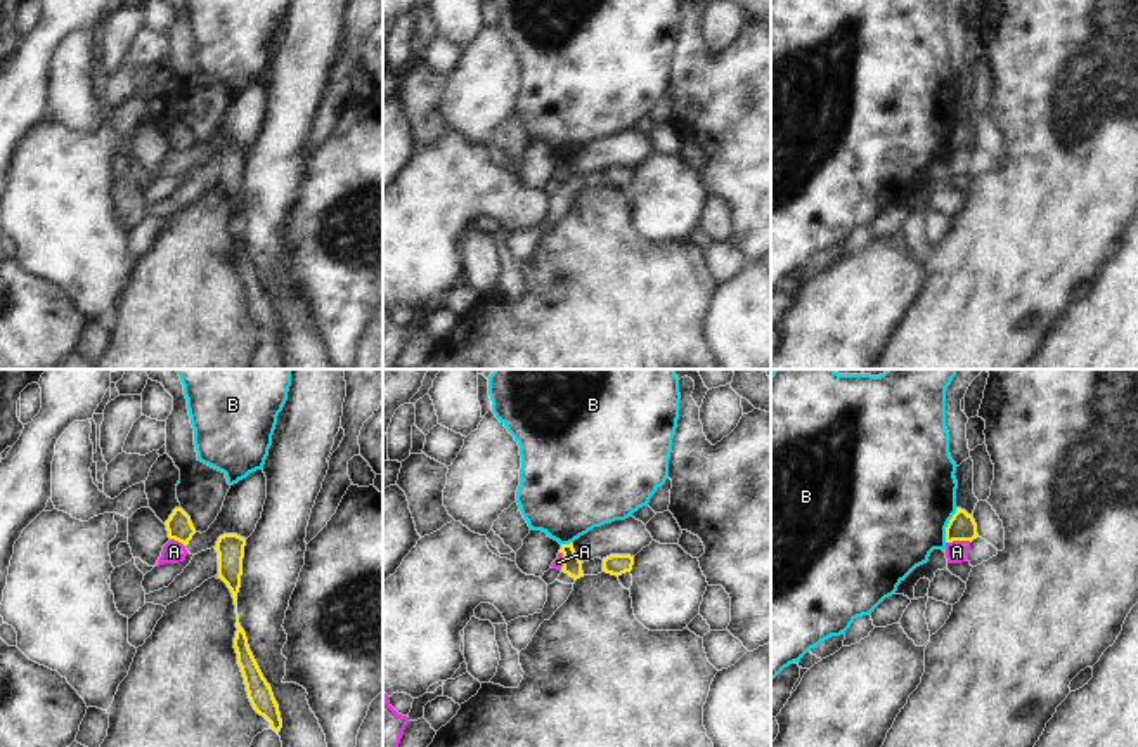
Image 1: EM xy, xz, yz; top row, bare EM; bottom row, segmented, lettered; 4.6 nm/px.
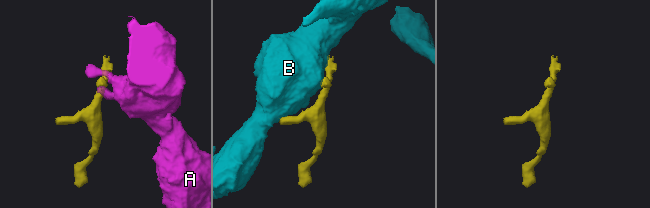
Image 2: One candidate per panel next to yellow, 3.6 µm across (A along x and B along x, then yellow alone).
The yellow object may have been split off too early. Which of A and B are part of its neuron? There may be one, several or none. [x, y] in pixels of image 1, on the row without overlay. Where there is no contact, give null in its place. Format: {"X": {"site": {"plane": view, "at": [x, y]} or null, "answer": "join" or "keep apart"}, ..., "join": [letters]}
{"A": {"site": {"plane": "yz", "at": [958, 151]}, "answer": "keep apart"}, "B": {"site": {"plane": "yz", "at": [948, 137]}, "answer": "keep apart"}, "join": []}

